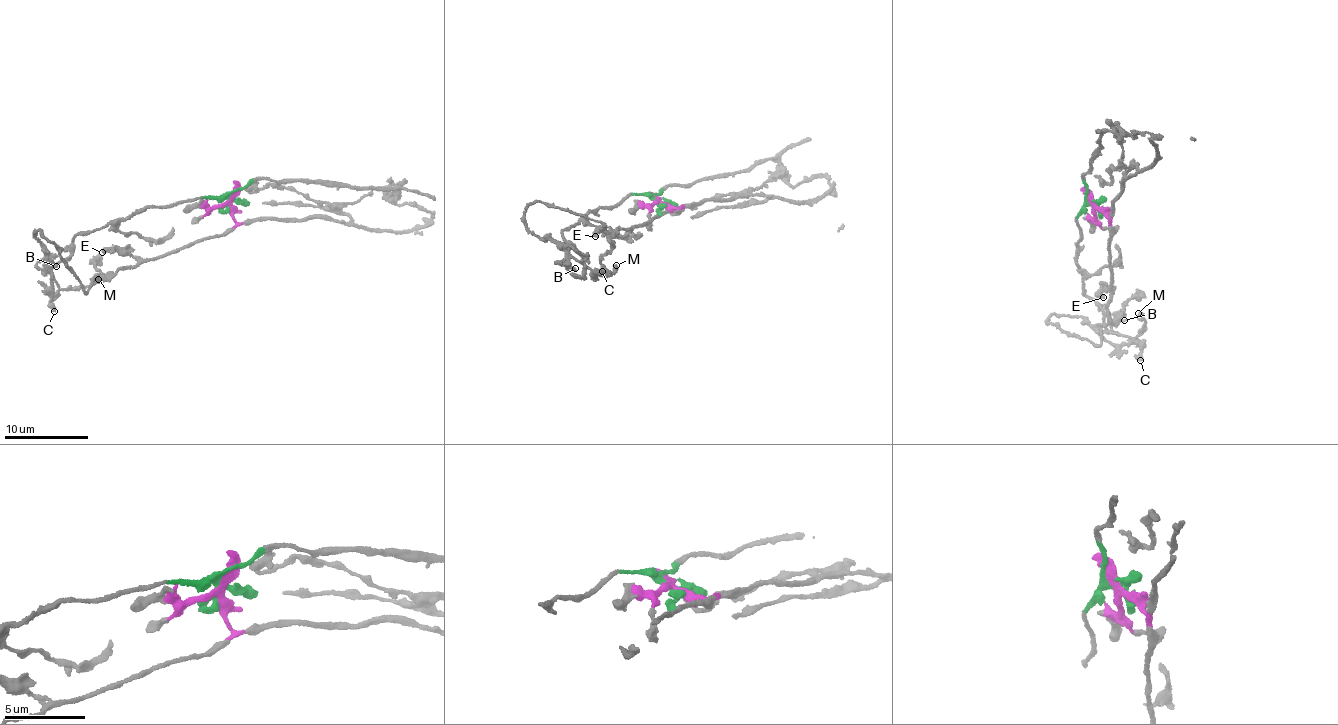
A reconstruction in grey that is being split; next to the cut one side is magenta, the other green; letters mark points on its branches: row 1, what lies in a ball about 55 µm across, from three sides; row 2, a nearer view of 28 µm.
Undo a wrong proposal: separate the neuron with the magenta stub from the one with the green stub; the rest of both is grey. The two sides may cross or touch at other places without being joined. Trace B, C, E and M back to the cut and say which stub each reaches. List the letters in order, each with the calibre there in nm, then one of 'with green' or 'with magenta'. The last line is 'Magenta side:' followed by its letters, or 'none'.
B: 280 nm thick; with green
C: 420 nm thick; with green
E: 360 nm thick; with magenta
M: 400 nm thick; with green
Magenta side: E

